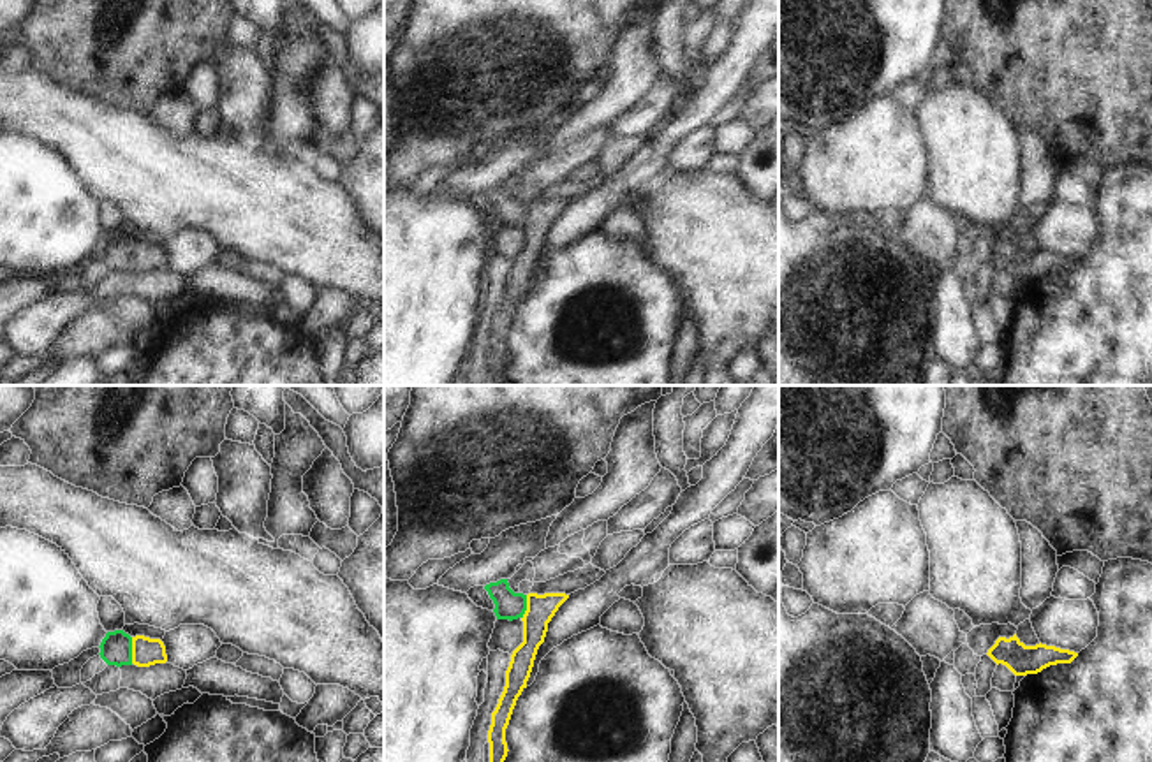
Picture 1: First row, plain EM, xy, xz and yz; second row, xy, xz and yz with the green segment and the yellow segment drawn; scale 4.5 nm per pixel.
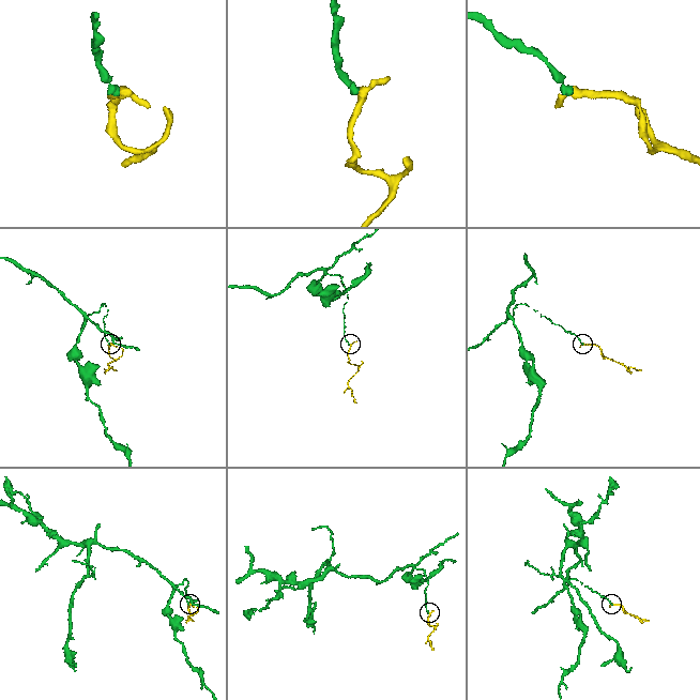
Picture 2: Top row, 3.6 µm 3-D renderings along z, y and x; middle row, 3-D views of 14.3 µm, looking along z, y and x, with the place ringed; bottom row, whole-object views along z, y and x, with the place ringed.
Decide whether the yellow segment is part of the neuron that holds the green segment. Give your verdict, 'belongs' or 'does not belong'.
belongs

